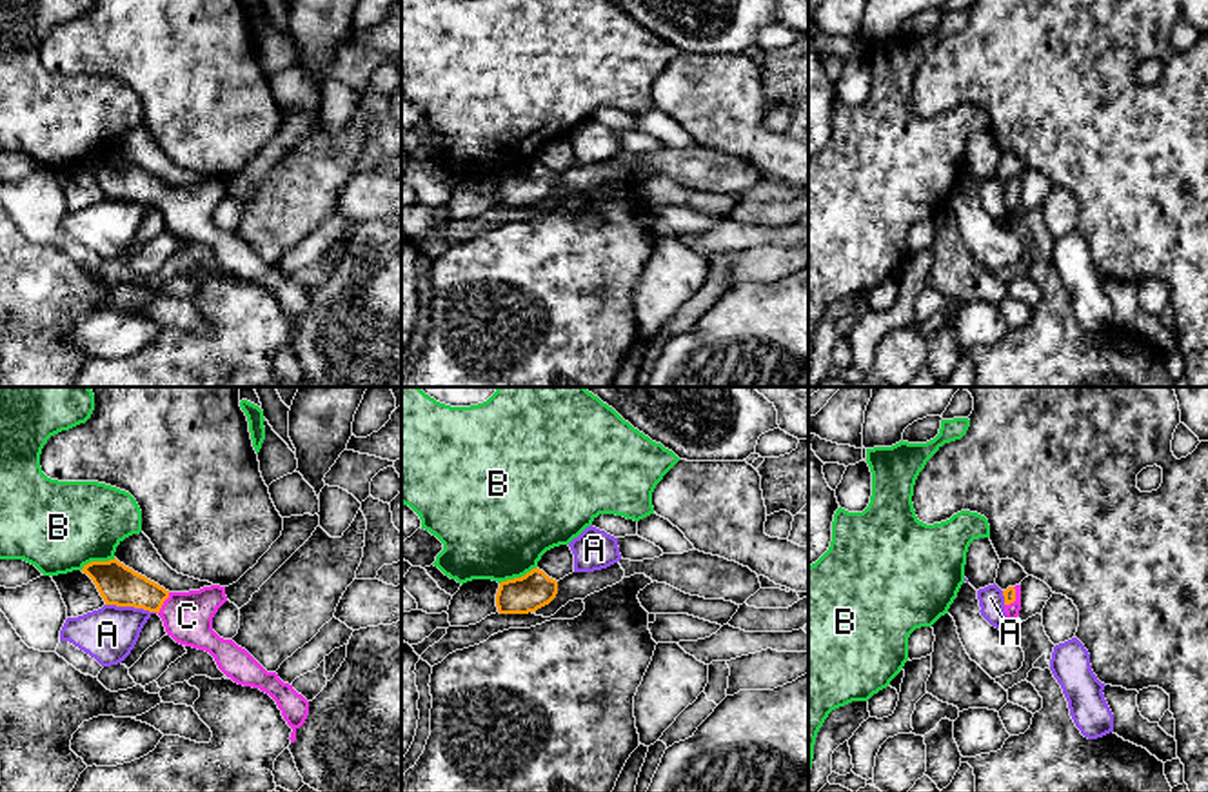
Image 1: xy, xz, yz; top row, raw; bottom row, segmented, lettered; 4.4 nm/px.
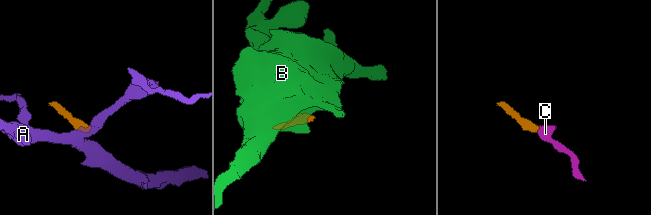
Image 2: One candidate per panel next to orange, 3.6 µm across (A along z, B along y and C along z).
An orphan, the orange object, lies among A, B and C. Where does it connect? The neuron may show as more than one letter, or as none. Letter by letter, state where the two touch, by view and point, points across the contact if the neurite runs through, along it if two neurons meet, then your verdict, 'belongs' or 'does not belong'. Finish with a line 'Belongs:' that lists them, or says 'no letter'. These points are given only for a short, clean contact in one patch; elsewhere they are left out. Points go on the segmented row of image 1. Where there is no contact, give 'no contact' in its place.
A: meets orange in xy at (131, 605); border along xy (106, 603), (157, 613); does not belong
B: meets orange in xz at (518, 578); does not belong
C: meets orange in xy at (162, 603); runs through xy (117, 584), (162, 603), (188, 616); belongs
Belongs: C

